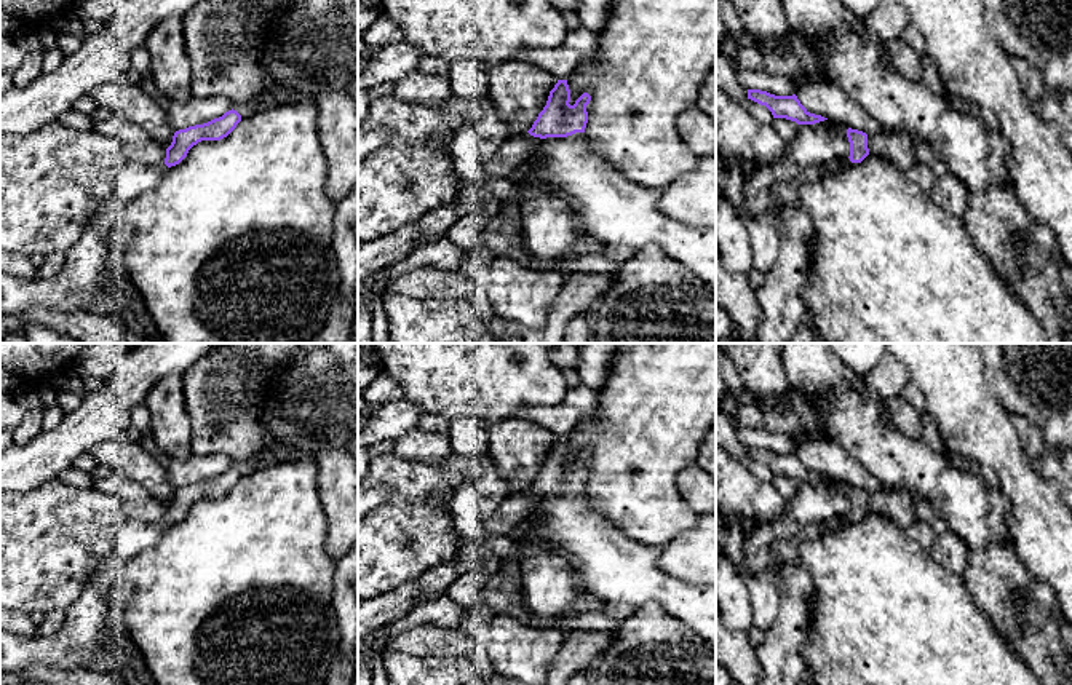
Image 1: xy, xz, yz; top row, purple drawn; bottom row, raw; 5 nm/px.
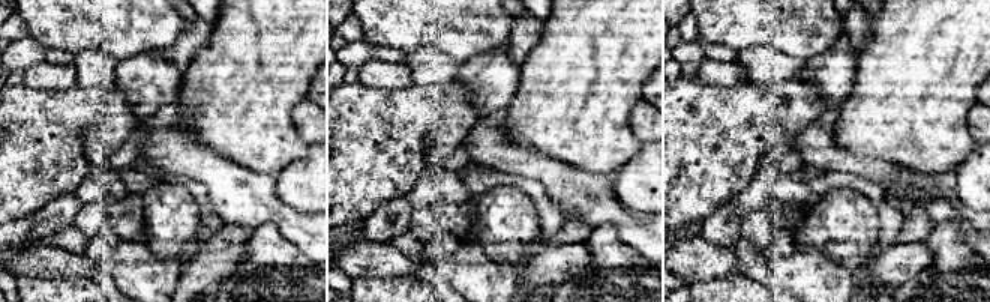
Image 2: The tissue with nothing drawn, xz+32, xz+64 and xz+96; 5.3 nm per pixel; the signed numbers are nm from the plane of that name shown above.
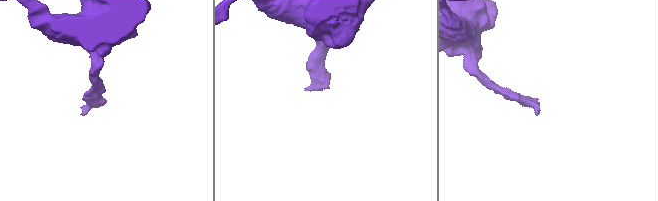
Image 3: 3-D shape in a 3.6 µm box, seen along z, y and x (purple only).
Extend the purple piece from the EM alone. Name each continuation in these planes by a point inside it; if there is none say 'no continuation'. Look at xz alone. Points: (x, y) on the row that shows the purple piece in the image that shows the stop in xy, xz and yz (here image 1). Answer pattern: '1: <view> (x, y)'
1: xz (615, 211)

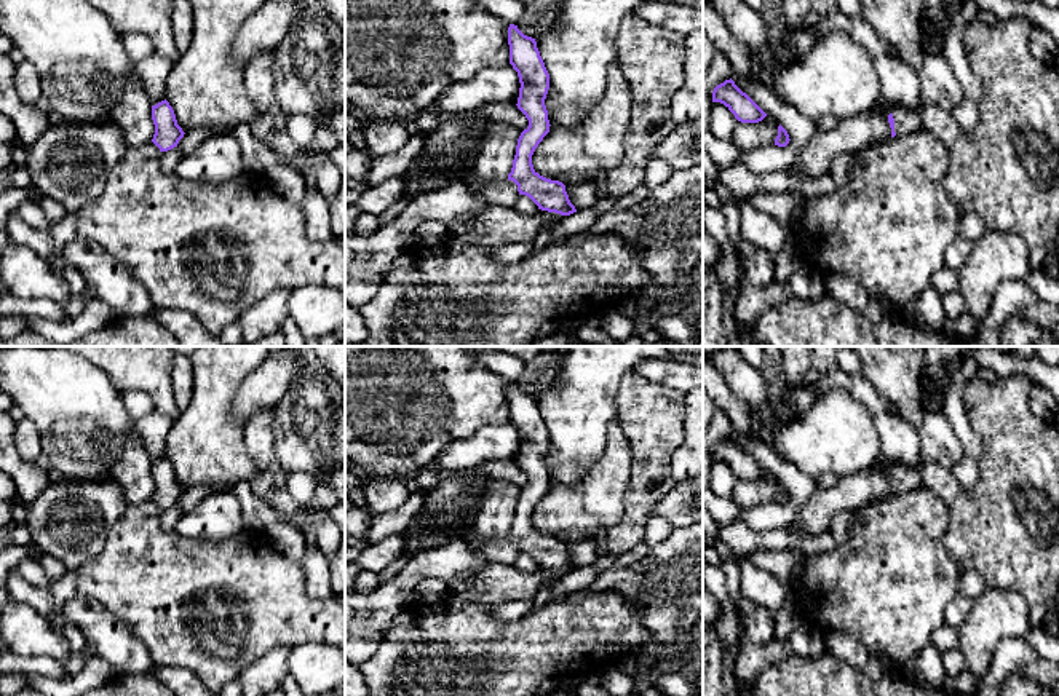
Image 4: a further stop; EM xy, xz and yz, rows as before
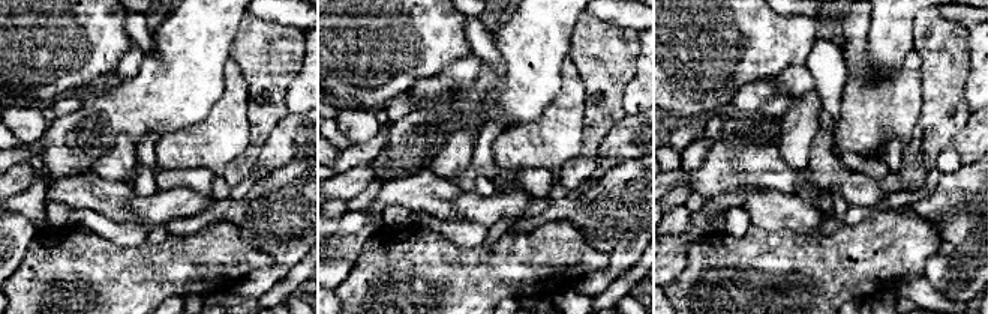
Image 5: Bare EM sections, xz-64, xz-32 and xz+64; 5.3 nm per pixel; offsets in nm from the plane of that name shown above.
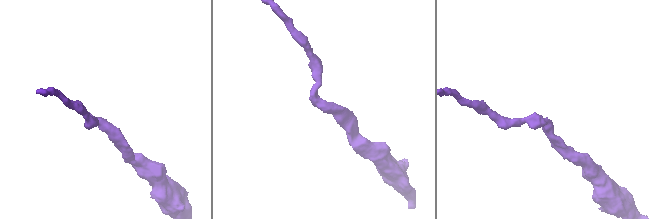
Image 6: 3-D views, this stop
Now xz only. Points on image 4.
1: xz (416, 184)

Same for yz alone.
1: yz (906, 122)

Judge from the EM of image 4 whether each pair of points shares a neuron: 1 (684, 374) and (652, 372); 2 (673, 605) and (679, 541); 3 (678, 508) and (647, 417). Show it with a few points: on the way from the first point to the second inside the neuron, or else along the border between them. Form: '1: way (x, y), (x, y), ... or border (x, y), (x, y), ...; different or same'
1: way (676, 374), (660, 372); same
2: way (673, 589), (679, 580), (679, 557); same
3: border (676, 482), (650, 514); different

